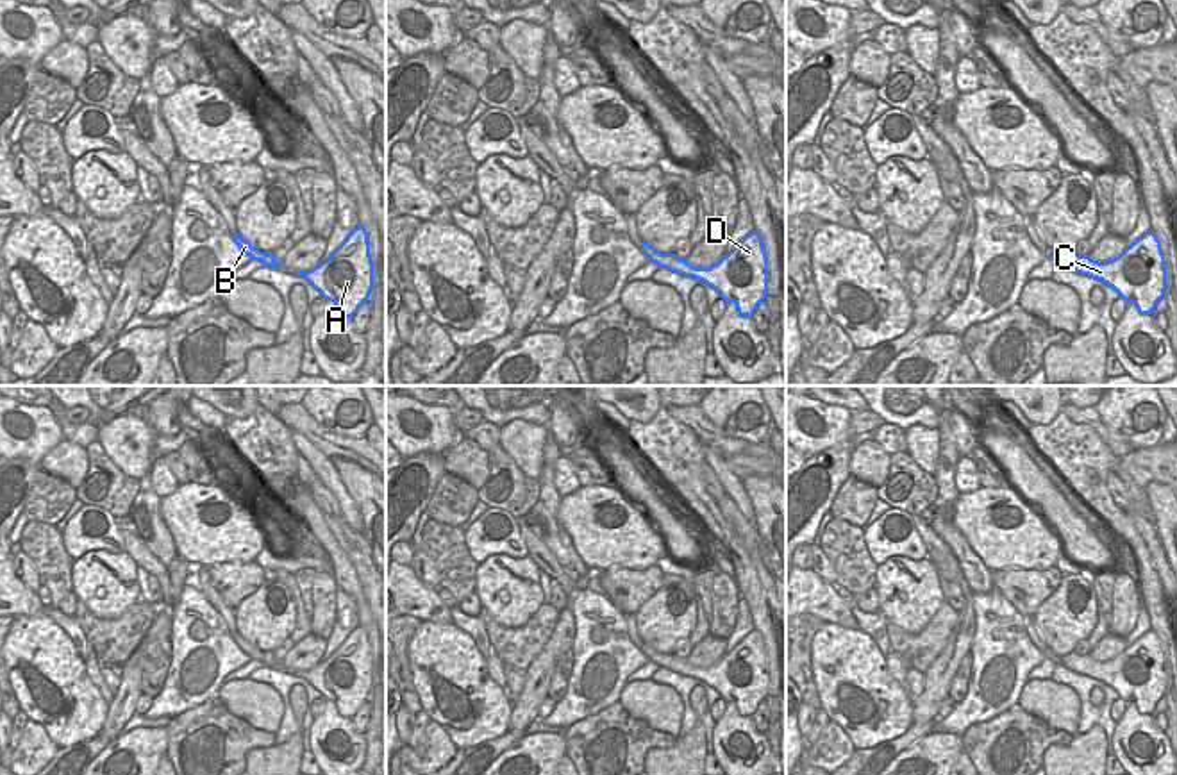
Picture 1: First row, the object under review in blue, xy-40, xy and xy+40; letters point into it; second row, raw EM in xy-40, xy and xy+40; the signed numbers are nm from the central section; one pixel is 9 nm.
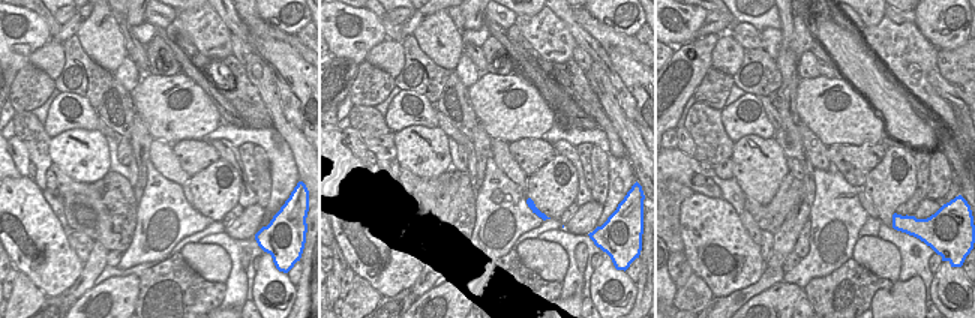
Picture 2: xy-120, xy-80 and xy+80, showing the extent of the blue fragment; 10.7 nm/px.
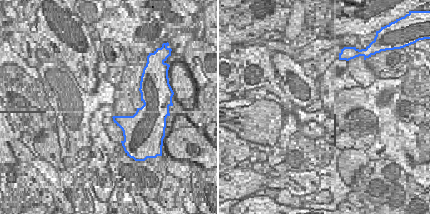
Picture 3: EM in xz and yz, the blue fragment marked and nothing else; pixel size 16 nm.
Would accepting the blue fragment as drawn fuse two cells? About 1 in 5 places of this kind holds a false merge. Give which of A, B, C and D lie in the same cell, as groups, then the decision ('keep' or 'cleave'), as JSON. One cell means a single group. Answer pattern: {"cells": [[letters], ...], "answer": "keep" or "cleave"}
{"cells": [["A", "B", "C", "D"]], "answer": "keep"}

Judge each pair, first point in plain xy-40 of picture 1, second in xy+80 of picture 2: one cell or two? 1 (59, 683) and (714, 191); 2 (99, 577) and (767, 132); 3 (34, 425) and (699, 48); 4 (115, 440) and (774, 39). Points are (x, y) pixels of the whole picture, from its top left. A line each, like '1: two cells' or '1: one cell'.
1: two cells
2: two cells
3: two cells
4: one cell

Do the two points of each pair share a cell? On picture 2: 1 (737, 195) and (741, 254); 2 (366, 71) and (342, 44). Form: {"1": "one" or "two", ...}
{"1": "two", "2": "two"}

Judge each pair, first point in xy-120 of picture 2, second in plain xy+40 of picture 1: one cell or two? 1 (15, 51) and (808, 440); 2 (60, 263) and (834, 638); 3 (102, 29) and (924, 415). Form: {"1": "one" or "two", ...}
{"1": "one", "2": "one", "3": "two"}

